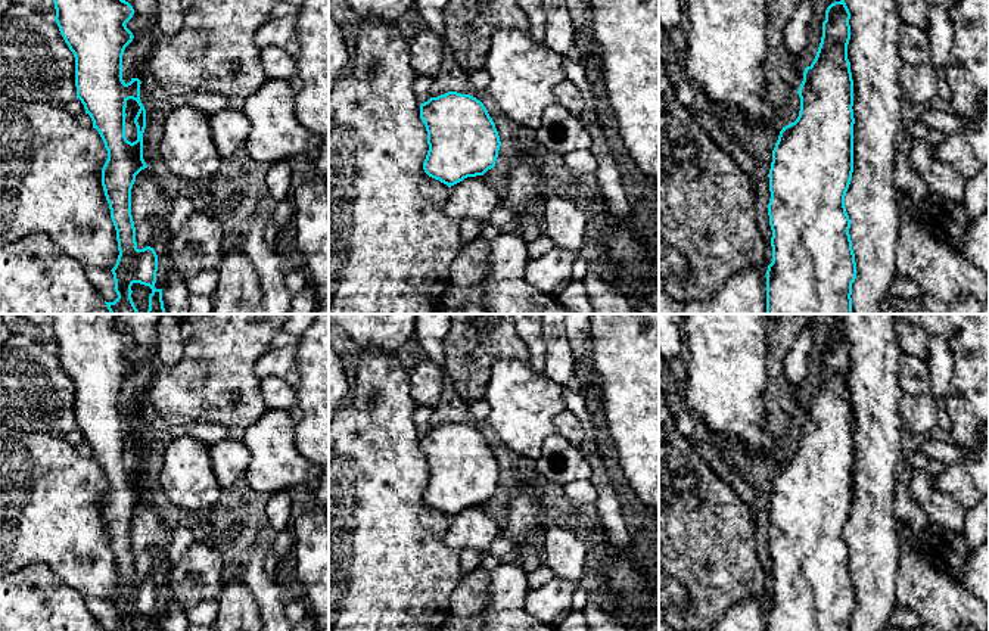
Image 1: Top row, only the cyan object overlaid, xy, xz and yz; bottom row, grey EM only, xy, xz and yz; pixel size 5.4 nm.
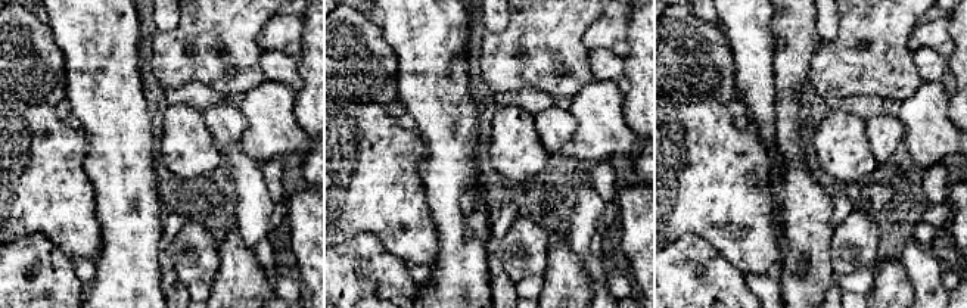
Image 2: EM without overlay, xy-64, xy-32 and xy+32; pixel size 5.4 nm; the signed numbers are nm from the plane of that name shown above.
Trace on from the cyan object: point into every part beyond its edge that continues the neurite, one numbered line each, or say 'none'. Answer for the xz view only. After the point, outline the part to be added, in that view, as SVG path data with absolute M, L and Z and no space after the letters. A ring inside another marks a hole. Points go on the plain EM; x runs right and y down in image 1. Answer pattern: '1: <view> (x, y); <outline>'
none

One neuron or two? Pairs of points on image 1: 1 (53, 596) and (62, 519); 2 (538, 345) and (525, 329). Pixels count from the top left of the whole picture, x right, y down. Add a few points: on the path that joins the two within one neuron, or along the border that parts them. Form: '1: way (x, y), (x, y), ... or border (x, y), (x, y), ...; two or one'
1: border (22, 566), (44, 563), (83, 596); two
2: way (534, 341), (529, 333); one

